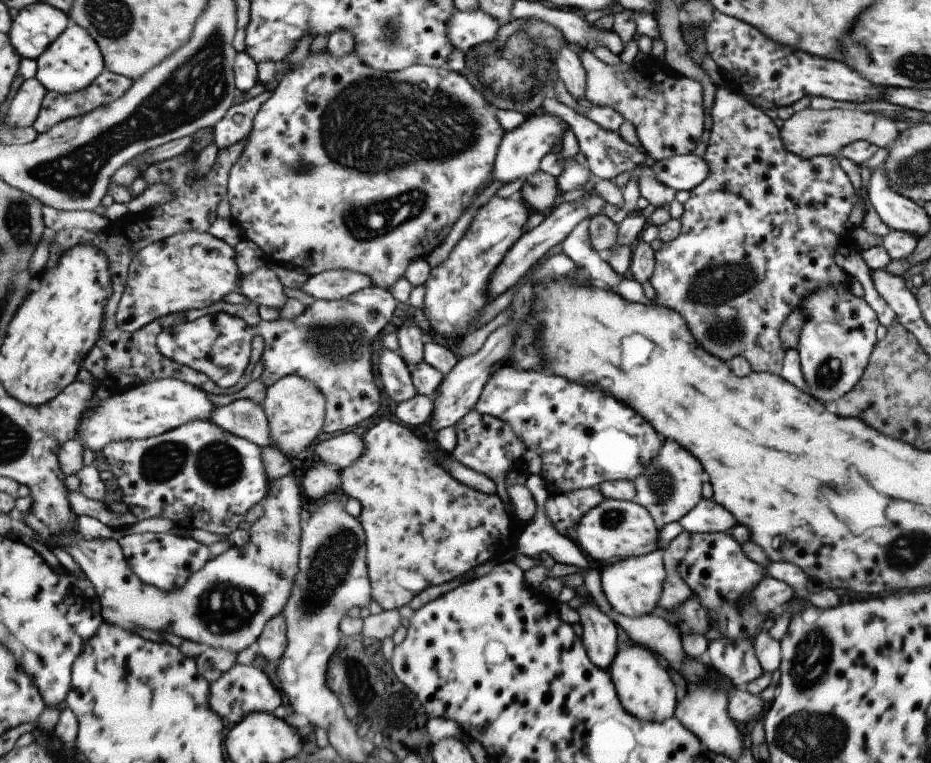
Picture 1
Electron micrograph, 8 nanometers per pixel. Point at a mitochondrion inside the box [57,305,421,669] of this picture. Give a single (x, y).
(330, 565)

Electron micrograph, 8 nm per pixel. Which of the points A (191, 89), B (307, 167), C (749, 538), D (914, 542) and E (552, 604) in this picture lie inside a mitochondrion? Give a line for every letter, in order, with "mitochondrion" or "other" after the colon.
A: mitochondrion
B: mitochondrion
C: other
D: mitochondrion
E: other

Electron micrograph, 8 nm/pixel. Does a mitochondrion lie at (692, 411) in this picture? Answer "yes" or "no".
no

